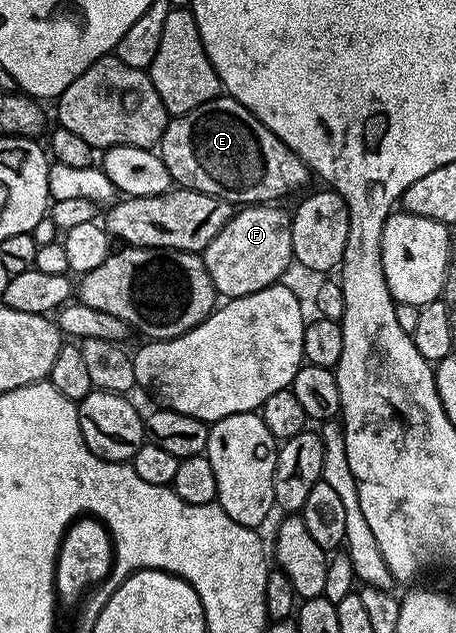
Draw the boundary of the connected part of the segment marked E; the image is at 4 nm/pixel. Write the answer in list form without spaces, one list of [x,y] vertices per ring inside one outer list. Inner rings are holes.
[[[228,95],[211,99],[203,103],[203,107],[195,107],[195,111],[173,117],[163,131],[159,152],[167,171],[180,188],[197,189],[200,193],[236,203],[241,207],[276,202],[281,199],[277,197],[285,197],[288,193],[303,188],[309,177],[311,178],[311,170],[301,157],[288,149],[283,139],[275,136],[250,109]]]

